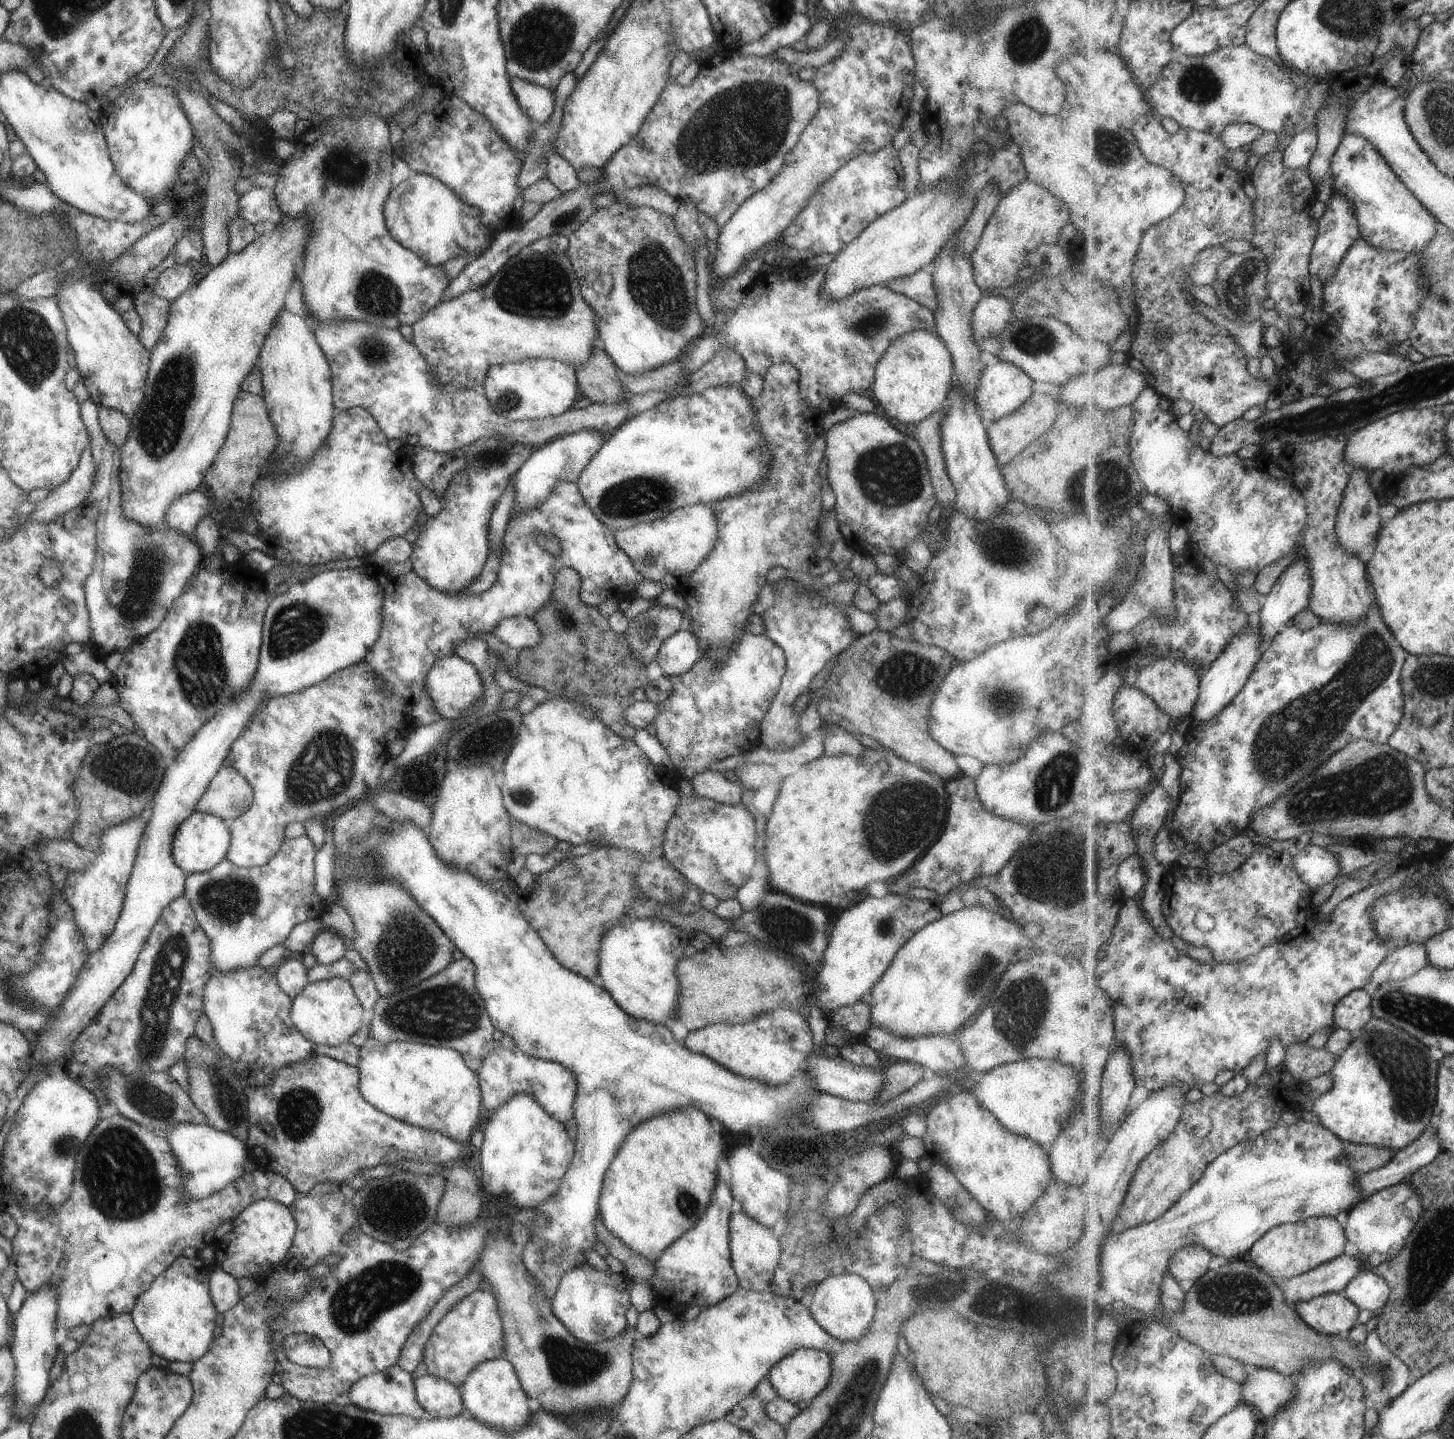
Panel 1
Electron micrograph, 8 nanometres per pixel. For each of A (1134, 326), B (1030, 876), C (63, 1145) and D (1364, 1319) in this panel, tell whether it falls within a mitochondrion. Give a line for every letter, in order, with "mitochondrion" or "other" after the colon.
A: other
B: mitochondrion
C: mitochondrion
D: other

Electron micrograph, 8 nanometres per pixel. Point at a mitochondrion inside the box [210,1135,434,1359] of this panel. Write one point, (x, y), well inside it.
(358, 1303)

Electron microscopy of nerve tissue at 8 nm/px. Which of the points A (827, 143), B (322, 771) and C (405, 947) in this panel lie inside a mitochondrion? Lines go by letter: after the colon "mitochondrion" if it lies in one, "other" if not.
A: other
B: mitochondrion
C: mitochondrion

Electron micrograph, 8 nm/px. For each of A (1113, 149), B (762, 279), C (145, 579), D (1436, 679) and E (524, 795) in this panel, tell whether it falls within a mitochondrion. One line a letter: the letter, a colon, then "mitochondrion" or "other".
A: mitochondrion
B: other
C: mitochondrion
D: mitochondrion
E: mitochondrion

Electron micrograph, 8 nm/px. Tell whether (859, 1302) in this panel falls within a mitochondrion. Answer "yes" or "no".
no

